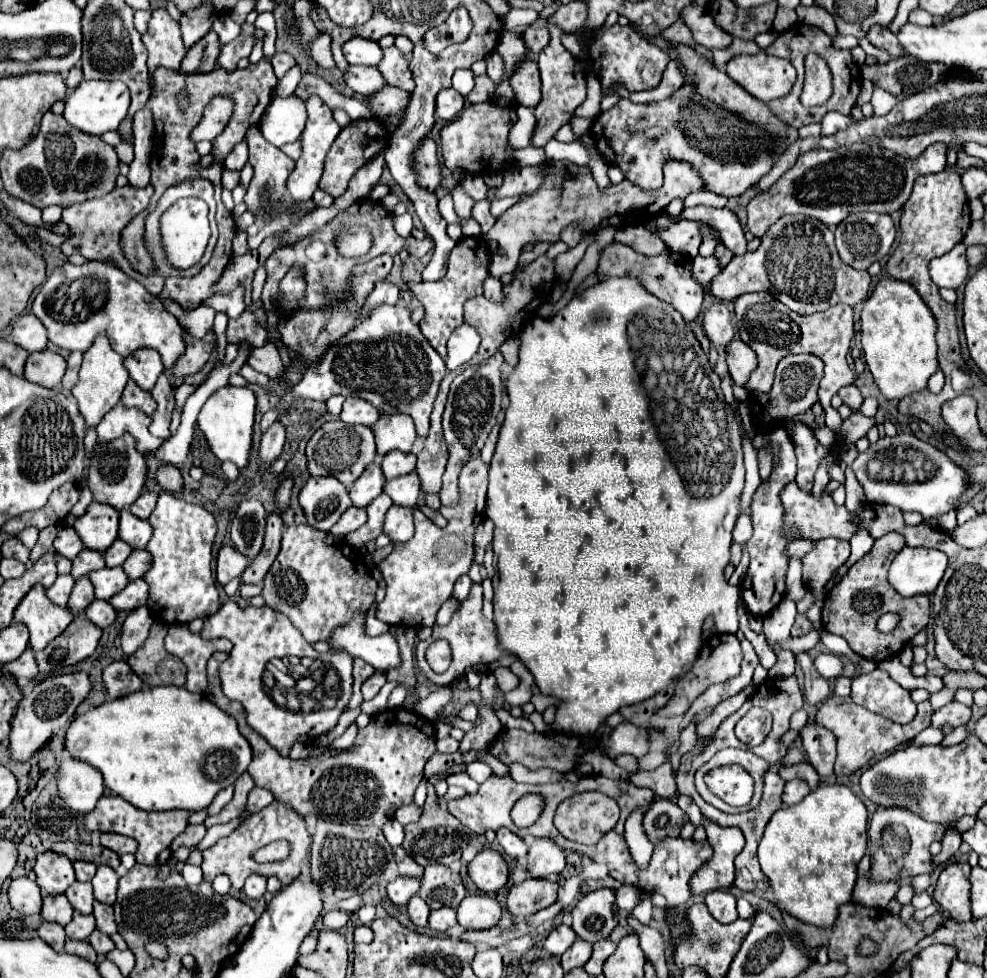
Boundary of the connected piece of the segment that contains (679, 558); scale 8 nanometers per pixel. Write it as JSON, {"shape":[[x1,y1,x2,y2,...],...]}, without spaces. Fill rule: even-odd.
{"shape":[[608,278,606,282,600,282,596,286,586,288,582,294,574,296,566,308,562,308,552,320,532,320,530,324,526,324,526,328,520,332,520,362,514,368,514,372,508,378,508,396,510,396,510,406,506,410,506,418,500,430,500,438,498,438,498,446,490,464,490,486,488,486,488,496,486,496,486,516,494,522,494,558,496,558,496,566,498,566,498,584,494,588,494,624,496,624,496,638,498,638,498,646,502,650,508,650,510,654,514,654,518,660,522,660,522,664,530,670,530,674,534,676,536,686,540,688,540,692,544,696,554,696,560,700,558,708,556,708,556,718,552,728,556,732,564,732,564,734,576,734,576,736,592,736,610,714,618,712,624,706,632,706,636,702,644,702,648,698,652,698,654,694,658,694,660,690,664,690,670,682,674,682,676,678,680,678,688,666,692,666,698,658,700,646,702,646,702,624,708,616,714,618,716,628,720,628,720,632,736,632,738,630,738,606,740,606,740,588,728,584,728,580,724,578,724,568,730,562,730,544,732,544,732,528,736,524,738,518,738,502,740,502,740,494,744,488,744,462,742,462,742,444,740,444,740,426,738,422,732,422,732,426,728,426,728,410,732,408,726,400,724,394,720,390,720,376,710,368,708,364,708,356,702,352,700,342,696,340,696,336,692,334,690,326,682,320,682,316,666,302,660,302,654,294,648,294,648,290,634,278]]}

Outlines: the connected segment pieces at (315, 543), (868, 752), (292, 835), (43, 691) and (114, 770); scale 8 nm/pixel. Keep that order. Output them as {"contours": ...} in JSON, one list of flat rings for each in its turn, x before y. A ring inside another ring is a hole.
{"contours":[[[292,524,284,530,282,534,282,550,278,554,278,558,274,560,272,568,266,574,264,580,264,588,262,588,262,596,266,600,266,604,282,614,286,614,292,624,302,632,302,636,314,644,318,640,328,640,332,630,340,624,346,624,356,610,364,608,368,610,374,604,374,596,378,590,378,582,372,578,372,572,368,576,368,564,364,560,364,554,350,546,350,554,344,546,338,544,326,544,328,534,308,526,308,524]],[[832,696,832,698,824,700,824,704,818,708,816,722,820,726,832,730,838,738,838,758,836,758,834,772,840,776,840,774,852,774,864,766,870,766,870,764,878,762,882,758,882,754,888,754,896,746,910,742,920,730,924,730,930,724,930,716,932,716,932,706,926,700,926,702,918,704,916,718,910,724,902,726,876,712,864,710,864,706,858,706,856,702,852,702,850,696,846,696,846,698]],[[272,802,270,806,266,806,264,810,260,810,258,814,248,816,230,836,220,838,212,848,204,850,204,862,202,862,202,870,204,870,204,880,212,882,214,876,218,874,226,874,232,880,232,888,242,890,244,880,250,874,260,874,264,878,276,876,283,885,290,884,301,871,301,865,308,854,310,848,310,834,304,826,304,818,300,814,296,814,292,808,284,806,282,802],[274,840,286,840,290,843,290,854,287,859,282,862,266,862,266,864,258,864,254,860,254,852]],[[76,672,66,676,50,676,48,680,34,686,32,694,24,694,18,706,18,714,12,718,12,730,8,740,8,750,12,760,28,762,34,752,38,752,58,730,66,728,74,718,74,710,90,692,88,674]],[[178,686,142,688,134,694,110,700,82,716,76,716,66,732,64,750,74,758,90,762,102,774,104,786,110,792,148,812,204,810,222,788,232,786,238,776,246,772,252,760,252,748,248,740,238,732,236,720,206,696,192,694]]]}

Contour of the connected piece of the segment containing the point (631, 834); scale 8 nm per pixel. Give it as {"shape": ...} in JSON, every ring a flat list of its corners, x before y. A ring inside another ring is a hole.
{"shape":[[642,807,637,808,627,818,624,831,624,838,626,838,626,844,630,848,632,860,640,868,648,866,653,852,653,845,648,840,642,826,643,817,644,809]]}

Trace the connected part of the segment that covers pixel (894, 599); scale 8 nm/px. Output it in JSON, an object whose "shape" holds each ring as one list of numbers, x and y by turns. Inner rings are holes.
{"shape":[[890,532,874,540,872,550,862,560,858,560,848,570,848,574,828,592,826,606,822,610,824,630,836,636,842,636,856,654,872,662,880,662,880,660,886,660,888,656,898,654,902,646,906,646,908,640,912,640,922,628,926,628,930,620,930,600,926,594,904,598,888,584,888,578,886,578,888,566,904,546,906,542,898,532],[884,612,898,612,902,616,900,628,892,634,876,632,876,620]]}

